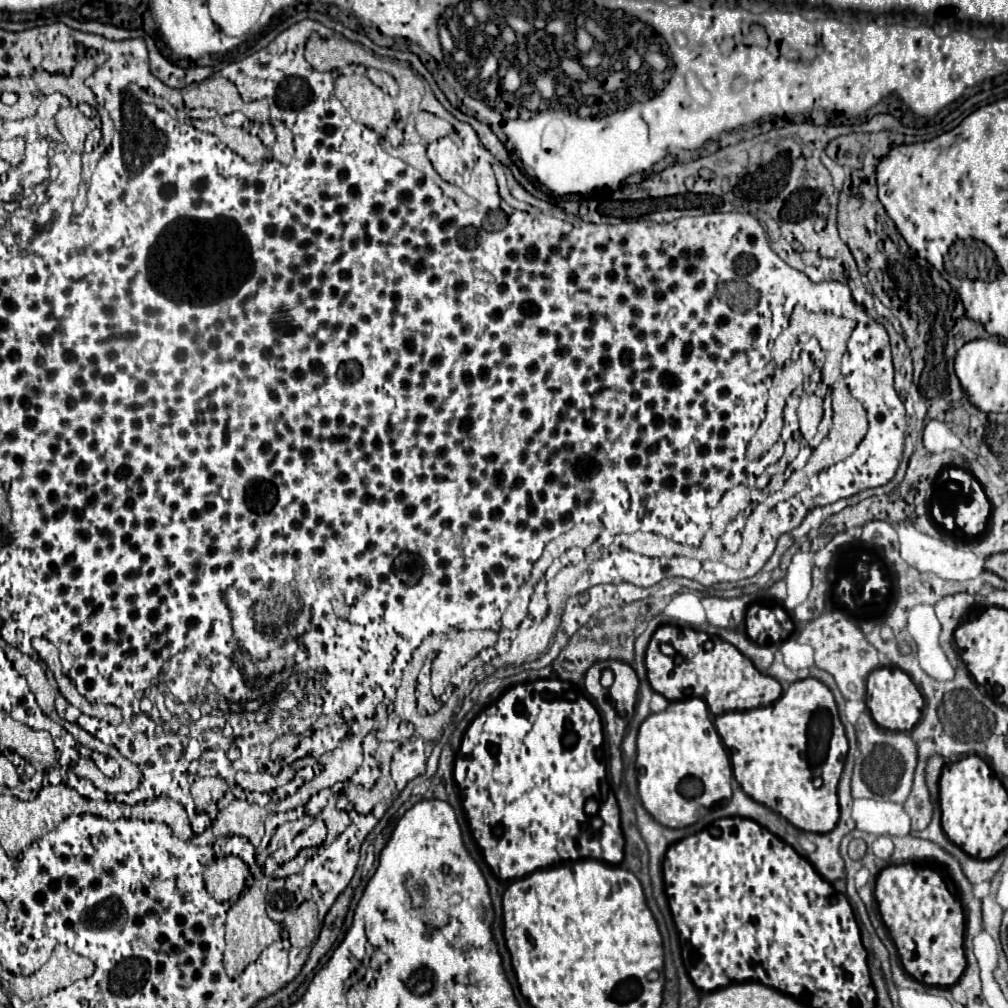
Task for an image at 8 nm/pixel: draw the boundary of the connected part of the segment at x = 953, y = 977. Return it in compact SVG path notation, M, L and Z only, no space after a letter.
M912 863L888 865L876 881L876 901L904 969L924 985L952 987L966 969L964 957L964 907L948 889L946 873L922 869Z

